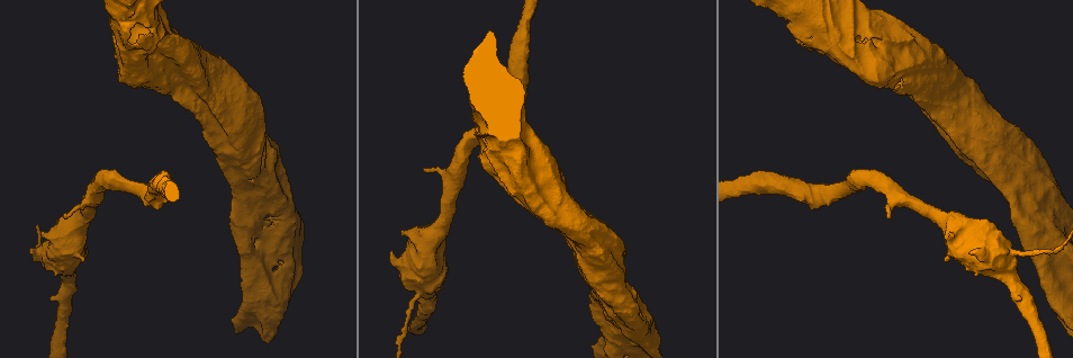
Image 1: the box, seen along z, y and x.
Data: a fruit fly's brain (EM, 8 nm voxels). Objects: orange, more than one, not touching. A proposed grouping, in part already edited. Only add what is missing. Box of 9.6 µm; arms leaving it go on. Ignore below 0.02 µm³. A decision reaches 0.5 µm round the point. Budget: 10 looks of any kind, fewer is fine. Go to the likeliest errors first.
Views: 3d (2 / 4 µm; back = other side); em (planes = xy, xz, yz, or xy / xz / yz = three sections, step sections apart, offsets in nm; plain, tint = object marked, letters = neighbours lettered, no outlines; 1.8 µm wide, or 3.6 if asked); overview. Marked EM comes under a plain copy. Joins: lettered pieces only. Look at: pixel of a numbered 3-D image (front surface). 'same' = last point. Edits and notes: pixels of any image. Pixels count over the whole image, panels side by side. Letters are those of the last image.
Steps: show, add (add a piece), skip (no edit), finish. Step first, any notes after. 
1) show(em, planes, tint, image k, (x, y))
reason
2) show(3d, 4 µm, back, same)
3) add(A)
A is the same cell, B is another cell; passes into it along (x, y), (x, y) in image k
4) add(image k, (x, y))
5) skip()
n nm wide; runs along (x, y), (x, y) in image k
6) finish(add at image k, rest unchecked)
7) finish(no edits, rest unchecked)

show(3d, 2 µm, image 1, (64, 215))
free end

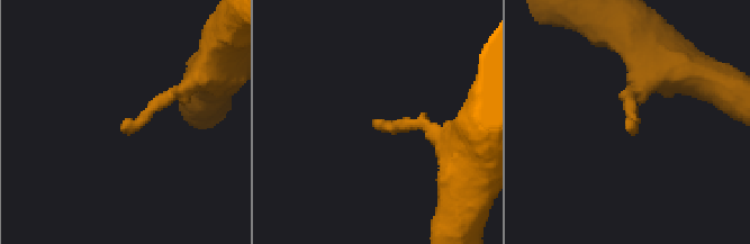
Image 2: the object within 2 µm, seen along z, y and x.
show(em, planes, letters, image 2, (629, 128))

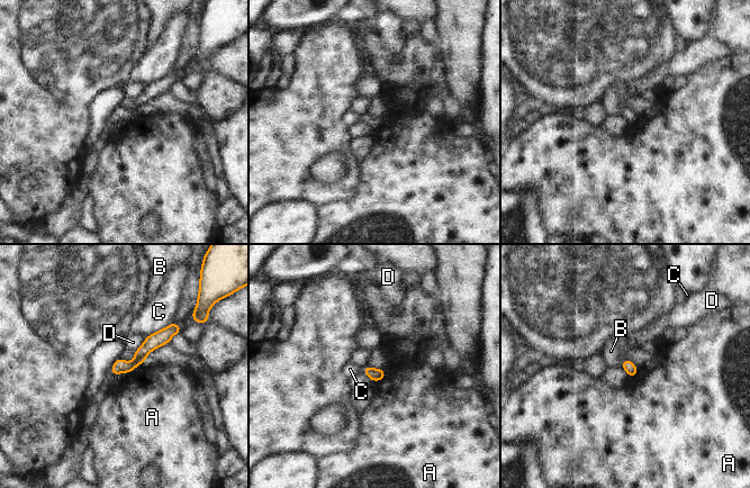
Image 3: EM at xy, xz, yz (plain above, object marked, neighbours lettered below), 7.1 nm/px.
skip()
A, B, C and D are other cells; runs along (174, 327), (132, 366), (114, 370) in image 3; no lettered piece goes on from it

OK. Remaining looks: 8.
show(em, xy, step 4, tint, image 1, (254, 287))

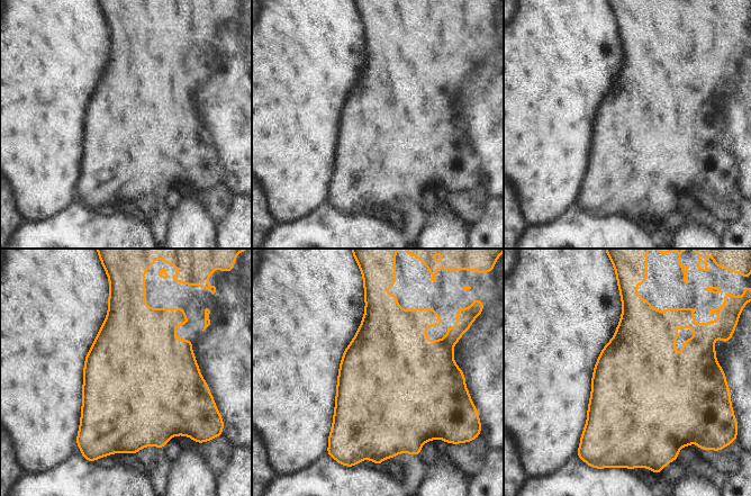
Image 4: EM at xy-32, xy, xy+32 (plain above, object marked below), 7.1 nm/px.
show(em, planes, tint, same)

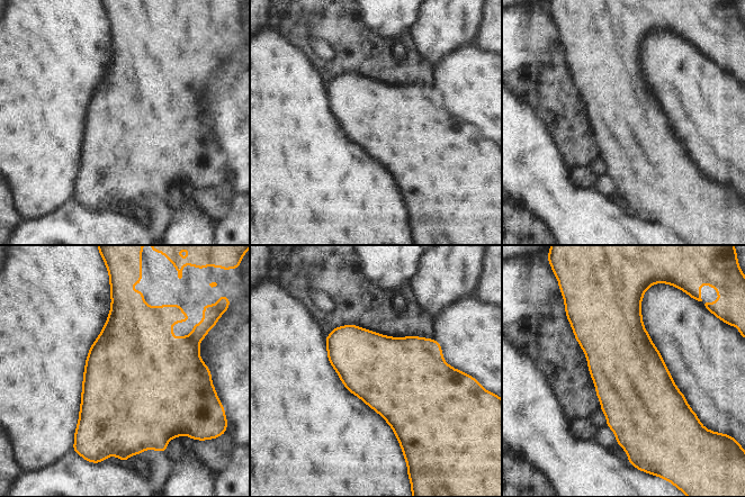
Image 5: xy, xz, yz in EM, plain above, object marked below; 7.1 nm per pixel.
show(em, planes, letters, same)

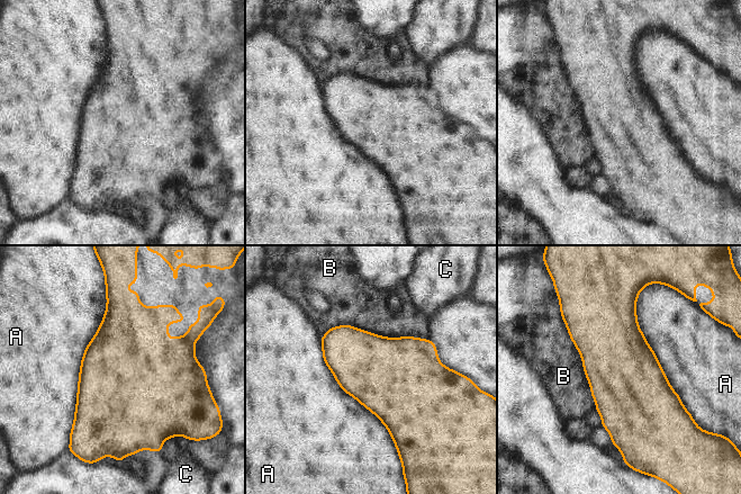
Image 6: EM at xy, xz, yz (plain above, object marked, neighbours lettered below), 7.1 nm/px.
skip()
550 nm wide; A touches over 1000 nm; A, B and C are other cells; none of them fits

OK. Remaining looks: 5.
show(3d, 4 µm, image 1, (286, 171))
an open end

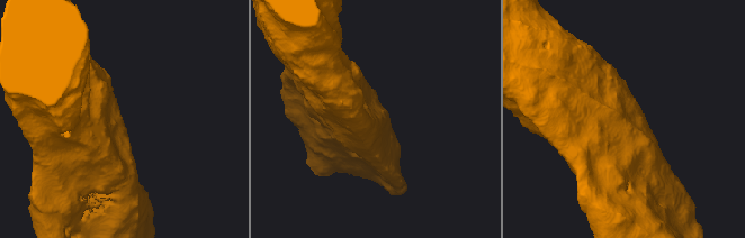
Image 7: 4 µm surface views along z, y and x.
show(em, planes, letters, image 7, (122, 117))
need the tissue

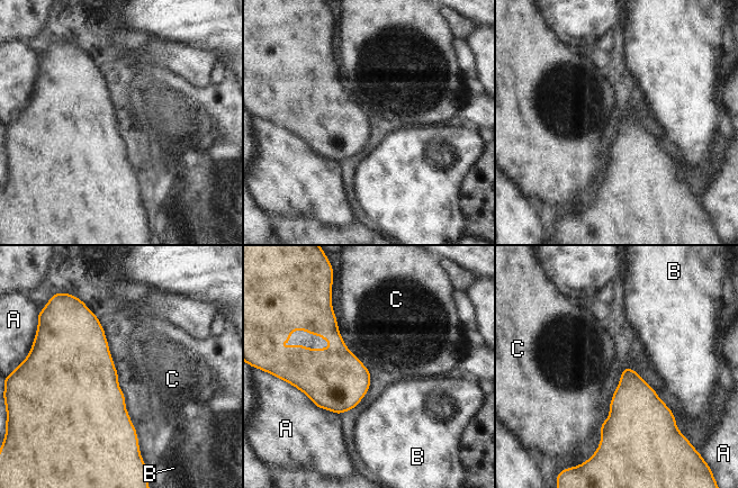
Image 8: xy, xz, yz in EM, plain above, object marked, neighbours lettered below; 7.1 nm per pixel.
skip()
A, B and C are other cells; border along (603, 422), (599, 428) in image 8; no lettered piece goes on from it

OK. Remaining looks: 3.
show(em, 3.6 µm, planes, letters, image 1, (1006, 252))
sudden change in width

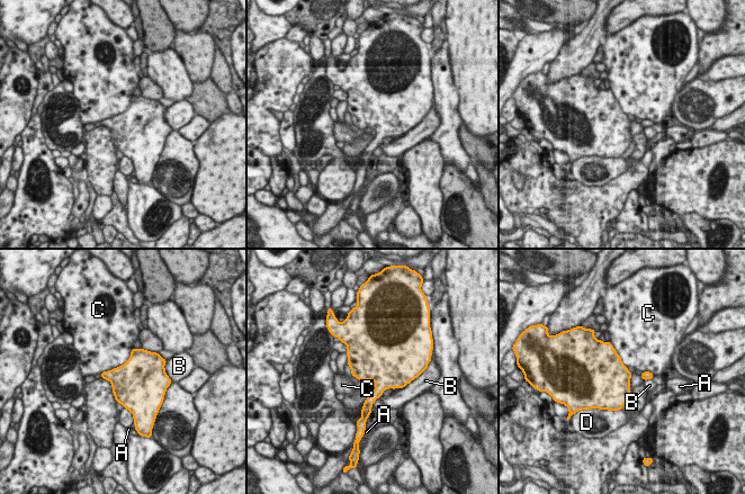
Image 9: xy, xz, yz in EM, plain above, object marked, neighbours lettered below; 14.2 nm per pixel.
skip()
C touches over 600 nm; A, B, C and D are other cells; no lettered piece goes on from it

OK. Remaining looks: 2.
finish(no edits, rest unchecked)

